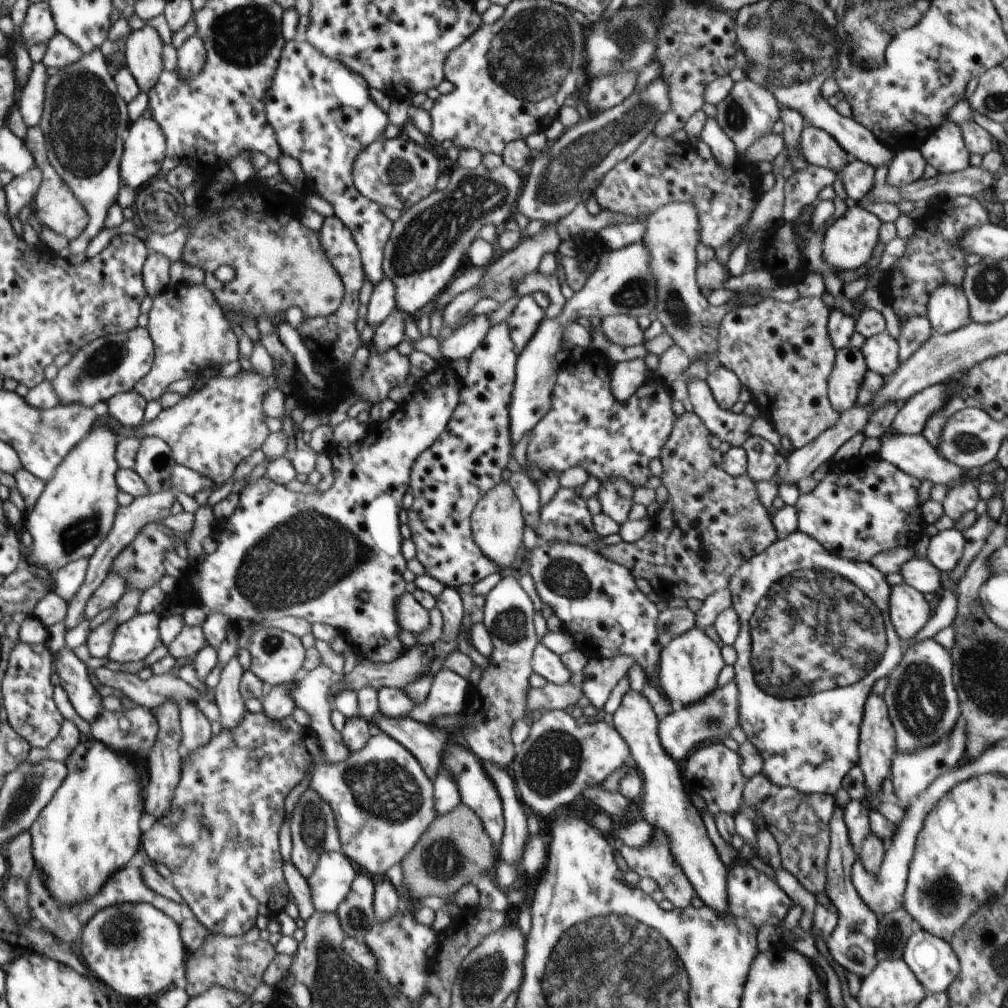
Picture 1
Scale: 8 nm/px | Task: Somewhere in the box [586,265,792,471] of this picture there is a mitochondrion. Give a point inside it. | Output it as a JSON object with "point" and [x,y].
{"point":[634,294]}

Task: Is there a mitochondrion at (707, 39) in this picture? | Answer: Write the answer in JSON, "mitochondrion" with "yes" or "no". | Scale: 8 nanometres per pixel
{"mitochondrion":"no"}

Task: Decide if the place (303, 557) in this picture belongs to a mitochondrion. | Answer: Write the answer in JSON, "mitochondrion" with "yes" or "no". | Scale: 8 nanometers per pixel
{"mitochondrion":"yes"}

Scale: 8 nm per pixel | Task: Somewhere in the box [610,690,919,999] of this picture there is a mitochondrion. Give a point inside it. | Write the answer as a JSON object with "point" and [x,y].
{"point":[891,940]}

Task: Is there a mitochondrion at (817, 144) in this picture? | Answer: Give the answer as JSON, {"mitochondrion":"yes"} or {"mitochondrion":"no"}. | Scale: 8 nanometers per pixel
{"mitochondrion":"no"}

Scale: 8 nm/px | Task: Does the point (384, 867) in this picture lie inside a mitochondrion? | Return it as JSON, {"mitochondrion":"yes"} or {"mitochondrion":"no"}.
{"mitochondrion":"no"}

